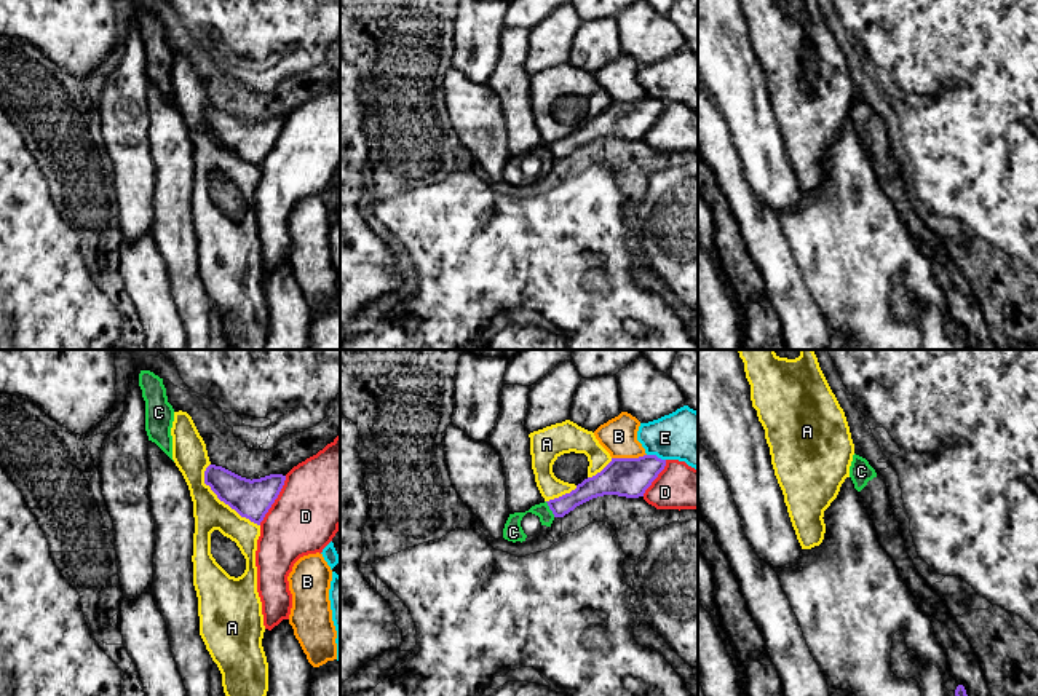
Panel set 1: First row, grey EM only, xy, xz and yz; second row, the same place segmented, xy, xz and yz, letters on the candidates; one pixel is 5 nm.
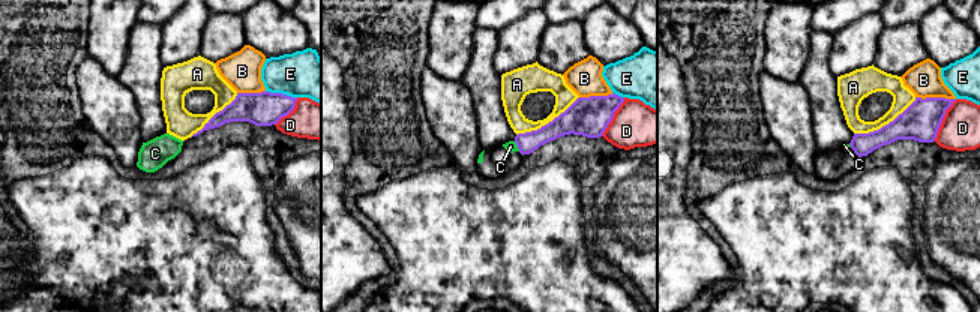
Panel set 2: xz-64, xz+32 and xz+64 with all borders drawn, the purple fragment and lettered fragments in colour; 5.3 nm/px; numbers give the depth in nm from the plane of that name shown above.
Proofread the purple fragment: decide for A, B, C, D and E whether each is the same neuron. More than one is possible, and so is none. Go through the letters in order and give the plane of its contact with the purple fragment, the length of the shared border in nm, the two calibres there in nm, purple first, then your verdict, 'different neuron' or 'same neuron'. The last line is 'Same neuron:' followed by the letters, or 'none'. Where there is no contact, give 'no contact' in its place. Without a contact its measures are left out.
A: contact in xy; length 400 nm; calibres 190 and 170 nm; different neuron
B: contact in xz; length 180 nm; calibres 200 and 190 nm; different neuron
C: contact in xz; length 90 nm; calibres 110 and 100 nm; different neuron
D: contact in xy; length 280 nm; calibres 190 and 380 nm; different neuron
E: contact in xz; length 100 nm; calibres 200 and 280 nm; different neuron
Same neuron: none

